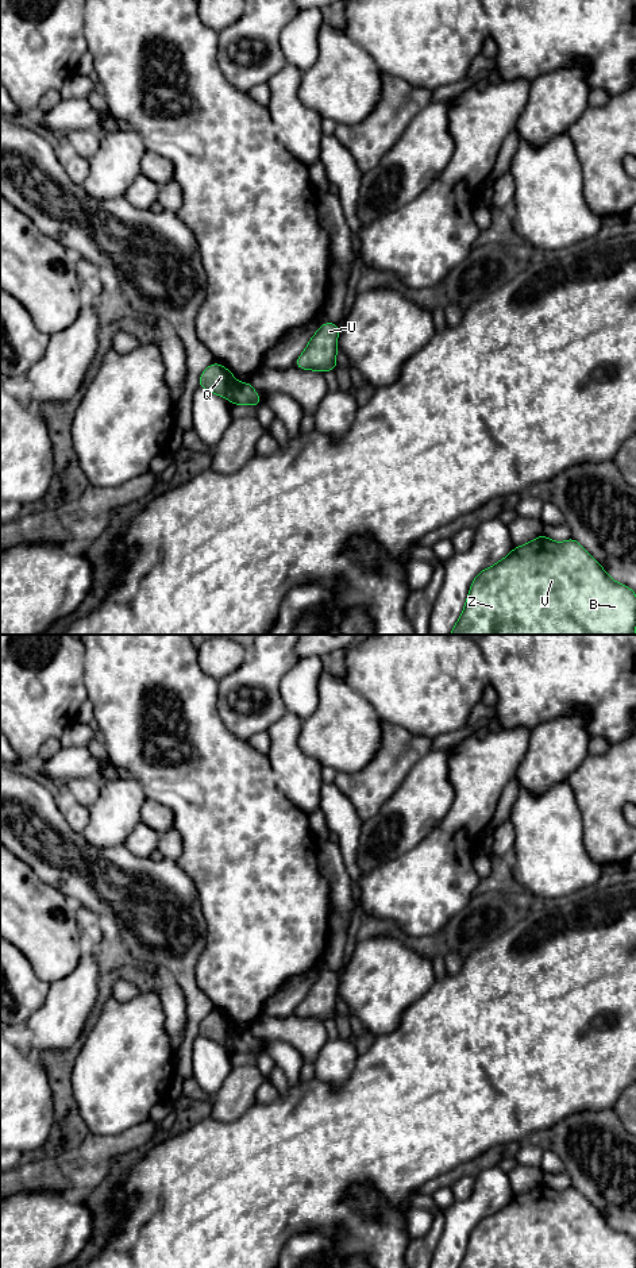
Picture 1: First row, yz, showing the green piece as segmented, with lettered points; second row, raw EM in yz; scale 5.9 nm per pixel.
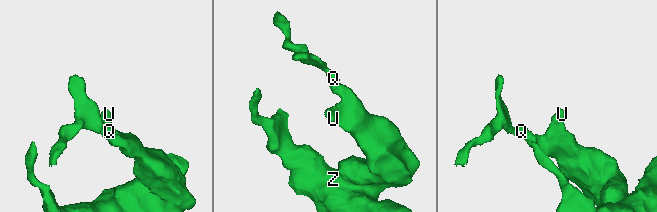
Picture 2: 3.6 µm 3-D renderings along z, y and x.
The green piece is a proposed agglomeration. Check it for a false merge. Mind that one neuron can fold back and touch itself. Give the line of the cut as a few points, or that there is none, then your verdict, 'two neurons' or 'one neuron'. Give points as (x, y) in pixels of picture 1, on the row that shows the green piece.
cut yz (238, 385), (228, 399); two neurons

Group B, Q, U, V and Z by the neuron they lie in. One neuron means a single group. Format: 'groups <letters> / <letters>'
groups B U V Z / Q

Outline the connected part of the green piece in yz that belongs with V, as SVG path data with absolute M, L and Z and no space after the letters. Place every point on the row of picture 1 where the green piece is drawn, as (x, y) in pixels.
M544 535L531 543L514 547L508 556L492 567L482 570L473 581L465 609L450 635L635 635L636 631L636 593L614 582L602 566L574 539L556 543Z

